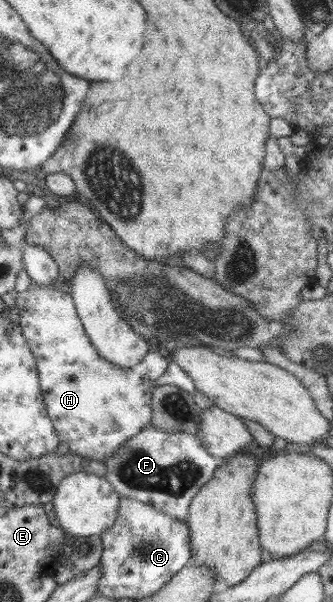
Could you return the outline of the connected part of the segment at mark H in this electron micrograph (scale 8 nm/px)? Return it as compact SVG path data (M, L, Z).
M32 281L27 290L18 293L16 307L21 316L21 333L35 356L43 403L60 443L67 445L69 451L103 462L107 456L127 445L127 441L135 437L143 427L152 424L151 394L156 388L157 379L165 373L169 363L164 352L147 352L135 368L129 369L119 368L103 360L85 334L71 294L59 290L56 285L41 287Z

